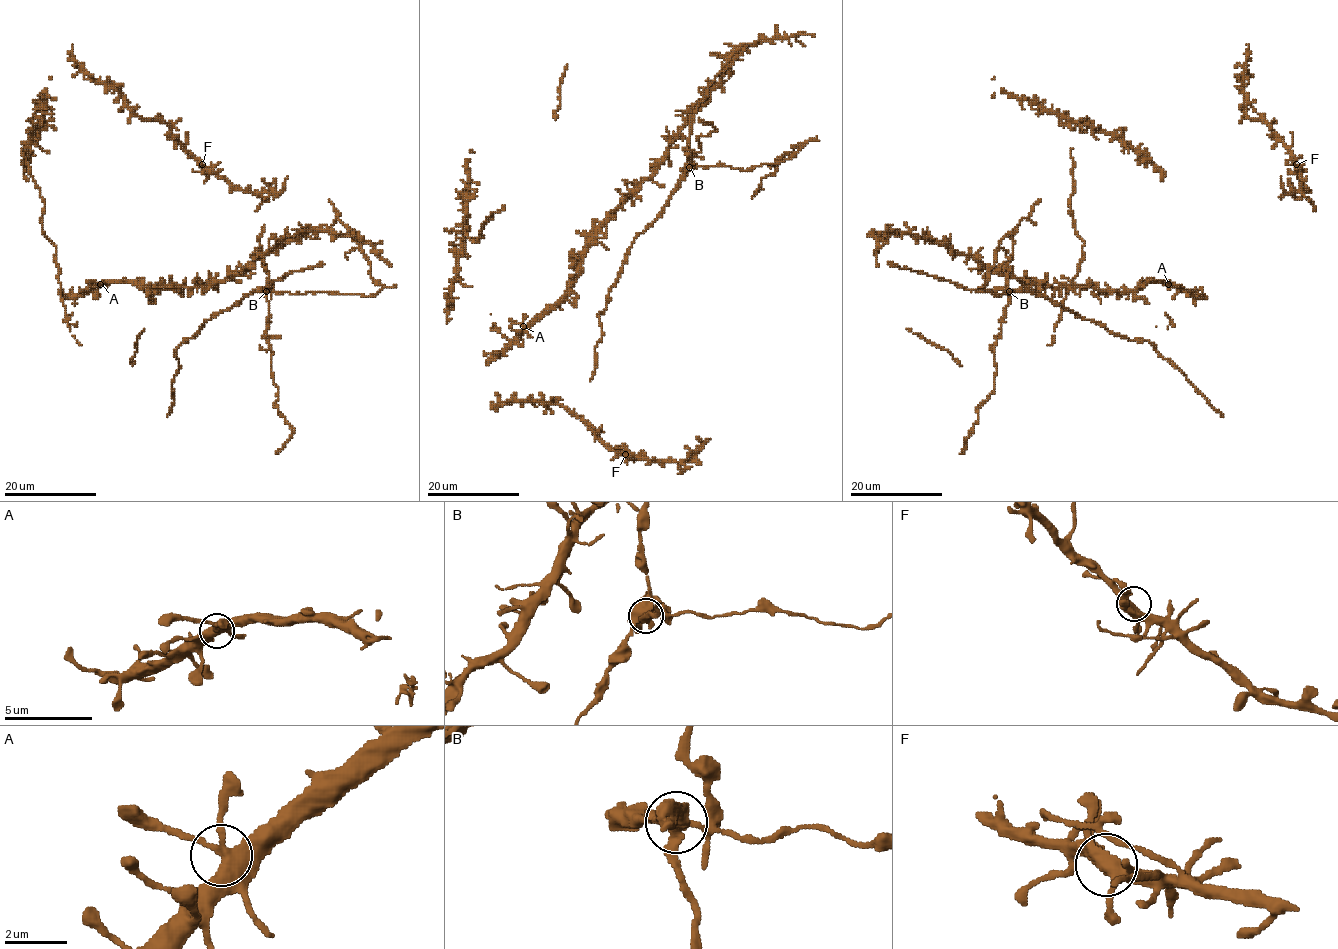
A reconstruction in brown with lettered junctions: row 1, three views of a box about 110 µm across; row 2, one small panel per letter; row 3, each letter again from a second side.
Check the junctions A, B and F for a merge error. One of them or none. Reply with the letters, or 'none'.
B

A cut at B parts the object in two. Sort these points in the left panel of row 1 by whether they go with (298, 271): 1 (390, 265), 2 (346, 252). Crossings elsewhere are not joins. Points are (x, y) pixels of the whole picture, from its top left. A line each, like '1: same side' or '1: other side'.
1: same side
2: other side

